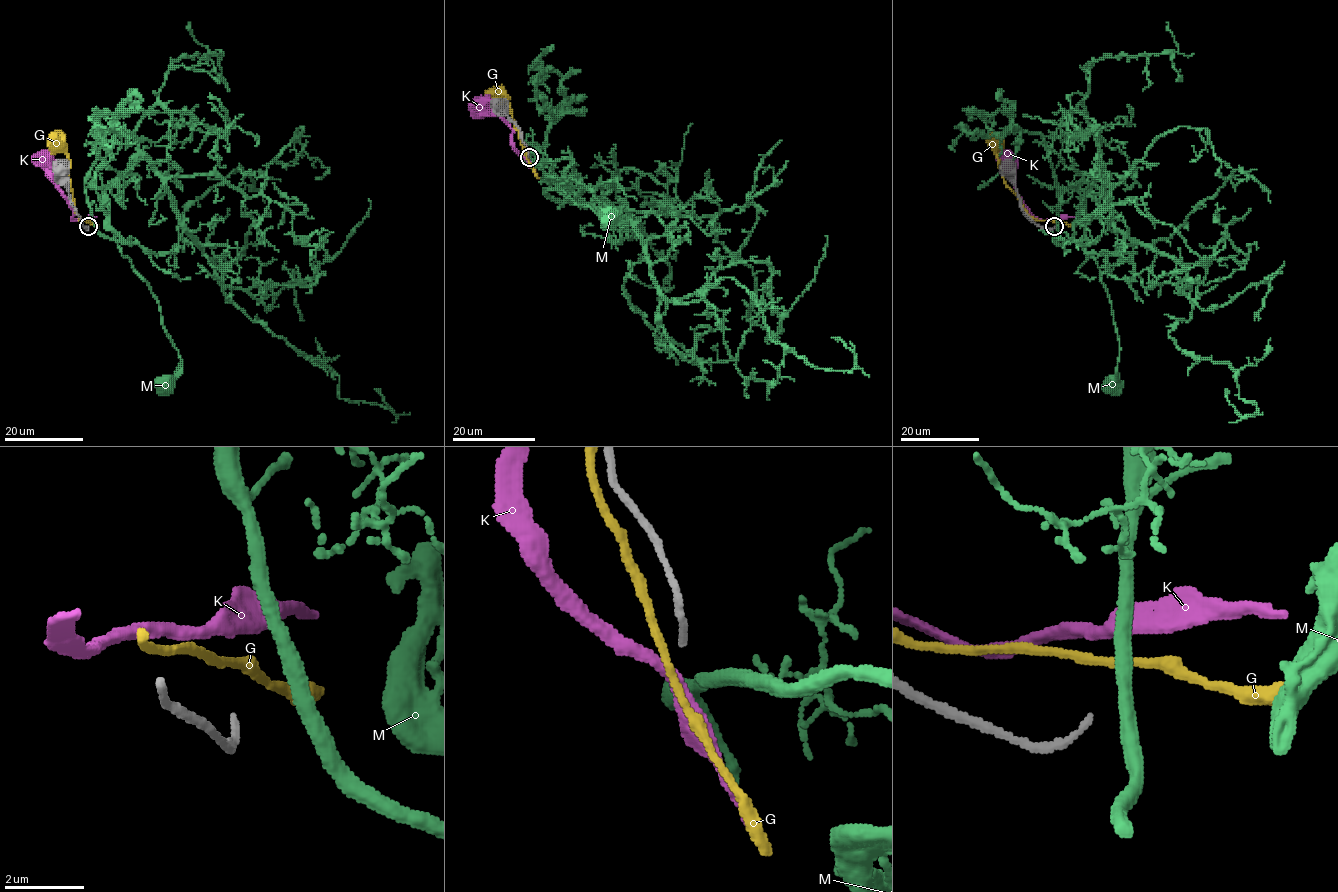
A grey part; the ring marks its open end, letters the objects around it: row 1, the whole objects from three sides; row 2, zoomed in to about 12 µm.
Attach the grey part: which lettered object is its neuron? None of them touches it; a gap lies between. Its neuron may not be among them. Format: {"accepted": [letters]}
{"accepted": []}

